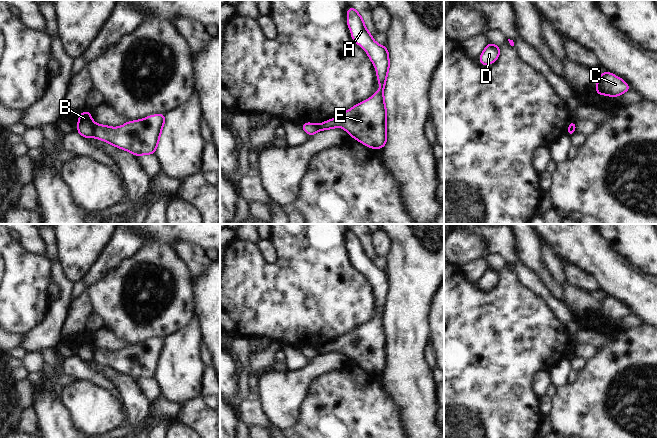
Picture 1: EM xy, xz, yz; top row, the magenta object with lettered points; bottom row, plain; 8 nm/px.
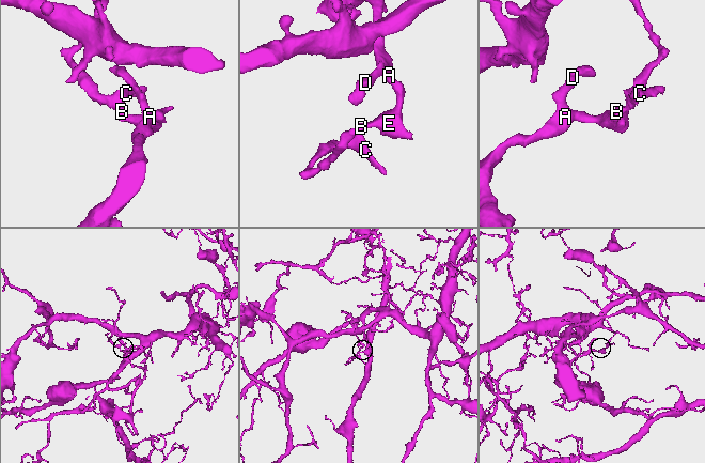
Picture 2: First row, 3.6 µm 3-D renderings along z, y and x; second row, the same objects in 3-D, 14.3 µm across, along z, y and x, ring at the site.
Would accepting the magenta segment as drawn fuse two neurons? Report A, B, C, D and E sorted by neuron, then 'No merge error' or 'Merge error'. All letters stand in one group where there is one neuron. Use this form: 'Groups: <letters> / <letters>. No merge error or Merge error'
Groups: A D E / B C. Merge error.

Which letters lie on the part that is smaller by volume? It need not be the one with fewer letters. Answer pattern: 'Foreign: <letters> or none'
Foreign: B, C

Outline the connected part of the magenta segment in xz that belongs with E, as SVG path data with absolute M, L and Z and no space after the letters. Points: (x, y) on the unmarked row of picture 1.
M349 230L347 233L347 250L351 254L351 262L361 272L363 272L371 286L375 290L377 297L377 304L379 307L379 314L369 323L358 327L340 339L331 344L318 348L319 354L325 355L327 353L334 353L340 350L349 357L349 360L355 362L358 366L372 373L382 373L387 366L387 334L384 324L384 313L389 296L389 276L386 270L376 267L372 259L367 254L363 242L356 233Z

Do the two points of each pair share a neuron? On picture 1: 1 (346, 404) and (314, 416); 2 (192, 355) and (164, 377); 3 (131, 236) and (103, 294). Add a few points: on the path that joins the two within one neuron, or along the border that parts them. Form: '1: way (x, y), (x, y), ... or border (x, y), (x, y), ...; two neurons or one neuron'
1: way (338, 412), (334, 416), (322, 416); one neuron
2: way (185, 362), (171, 374); one neuron
3: border (135, 256), (125, 259), (96, 283); two neurons

